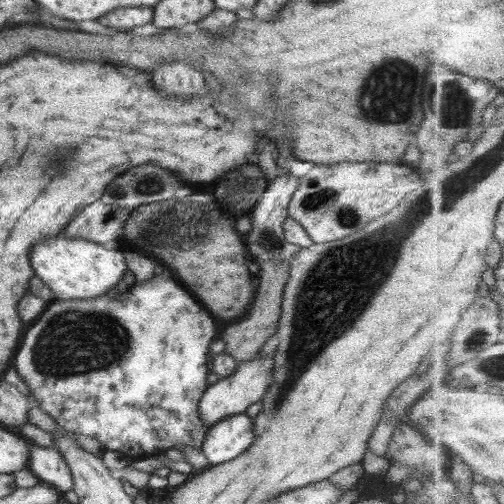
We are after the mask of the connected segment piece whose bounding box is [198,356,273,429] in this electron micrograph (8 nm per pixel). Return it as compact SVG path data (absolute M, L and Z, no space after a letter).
M259 356L239 362L238 368L229 377L218 379L201 394L198 400L198 417L201 419L204 428L227 418L228 416L244 413L245 409L254 402L260 400L267 388L273 384L272 361L261 359Z

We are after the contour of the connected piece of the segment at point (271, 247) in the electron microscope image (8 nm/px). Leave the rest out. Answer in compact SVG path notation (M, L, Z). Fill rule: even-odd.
M281 173L270 180L263 194L259 197L254 207L250 210L251 229L247 234L245 246L247 250L259 258L259 262L270 263L289 262L290 258L299 252L297 245L285 242L283 240L282 222L288 217L287 207L293 191L298 187L300 179L291 175L291 173Z

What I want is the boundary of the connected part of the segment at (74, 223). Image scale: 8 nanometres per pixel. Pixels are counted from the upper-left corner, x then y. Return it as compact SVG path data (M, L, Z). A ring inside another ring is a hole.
M93 202L81 209L63 228L68 239L85 239L95 244L110 245L121 239L123 225L132 209Z

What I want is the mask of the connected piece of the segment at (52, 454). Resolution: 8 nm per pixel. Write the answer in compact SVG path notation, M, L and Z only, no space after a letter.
M31 441L29 445L28 469L41 483L49 484L62 495L72 490L70 475L61 454L53 448L41 448Z

